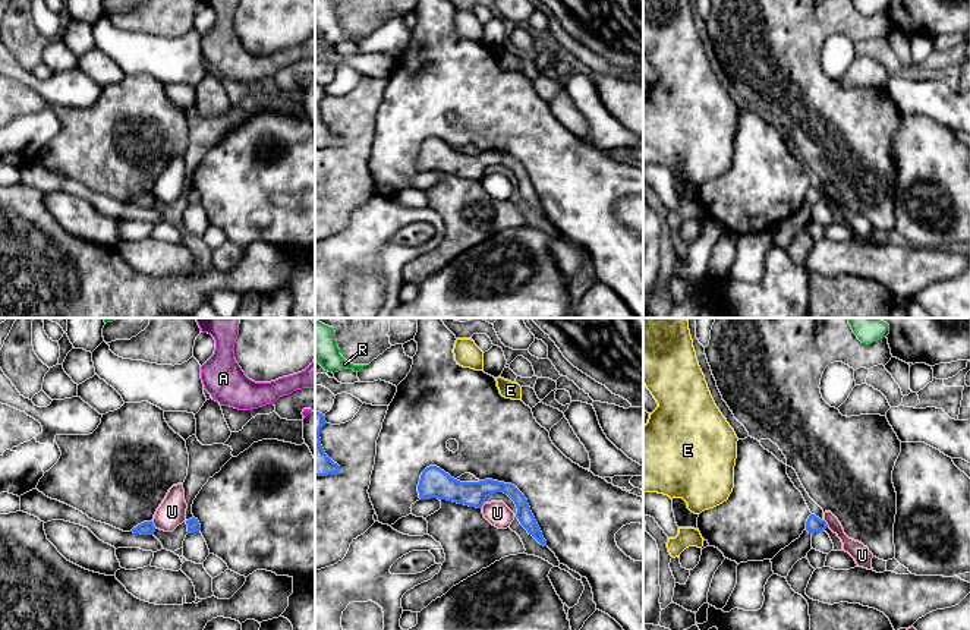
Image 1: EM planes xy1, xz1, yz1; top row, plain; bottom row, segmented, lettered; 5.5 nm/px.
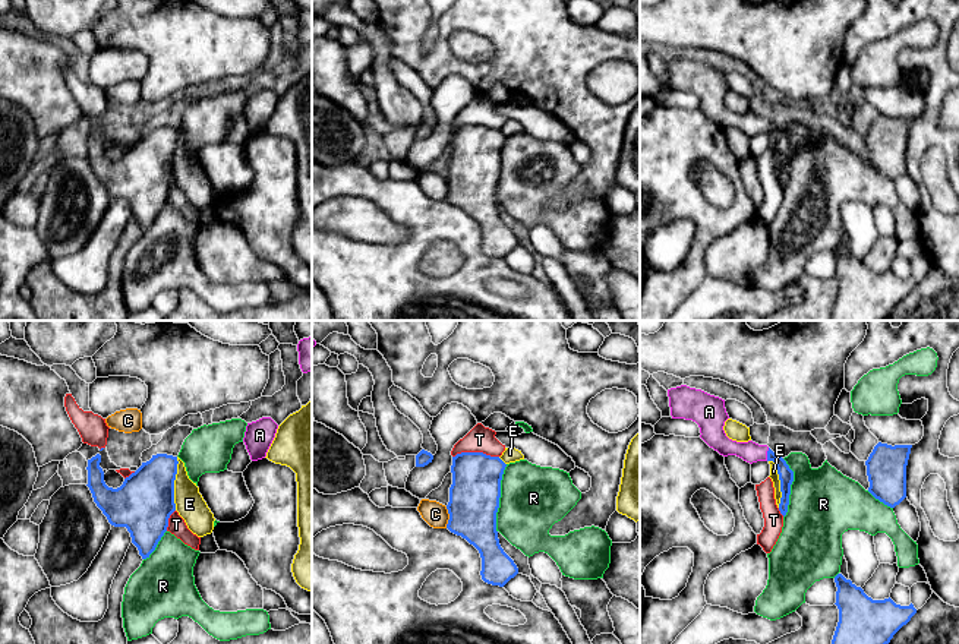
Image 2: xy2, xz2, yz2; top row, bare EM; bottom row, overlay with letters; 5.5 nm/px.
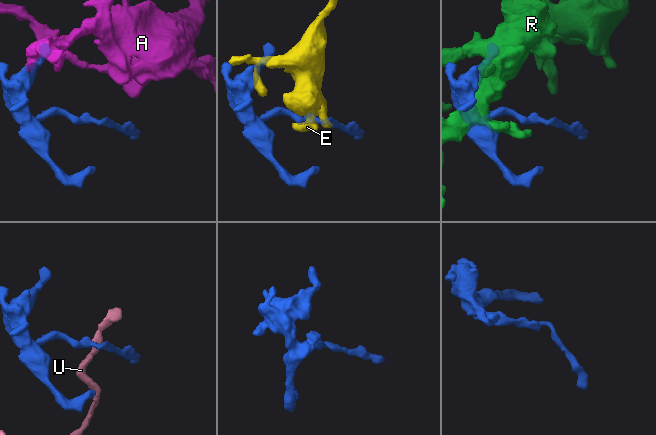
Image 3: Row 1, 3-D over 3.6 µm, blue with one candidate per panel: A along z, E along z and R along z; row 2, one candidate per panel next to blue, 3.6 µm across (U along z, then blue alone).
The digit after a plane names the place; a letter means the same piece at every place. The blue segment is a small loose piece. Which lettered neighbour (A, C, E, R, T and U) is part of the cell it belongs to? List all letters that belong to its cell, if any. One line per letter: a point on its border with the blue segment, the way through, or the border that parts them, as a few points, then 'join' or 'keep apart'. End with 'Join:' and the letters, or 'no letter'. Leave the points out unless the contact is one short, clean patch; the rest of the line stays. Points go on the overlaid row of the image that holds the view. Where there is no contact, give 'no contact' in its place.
A: yz2 (767, 454) | across yz2 (785, 473), (767, 454), (750, 451) | join
C: xz2 (450, 517) | keep apart
E: xy2 (173, 483) | along xy2 (177, 457), (174, 510) | keep apart
R: xz2 (499, 496) | keep apart
T: xz2 (475, 452) | keep apart
U: xy1 (153, 525) | along xy1 (151, 520), (156, 528) | keep apart
Join: A

